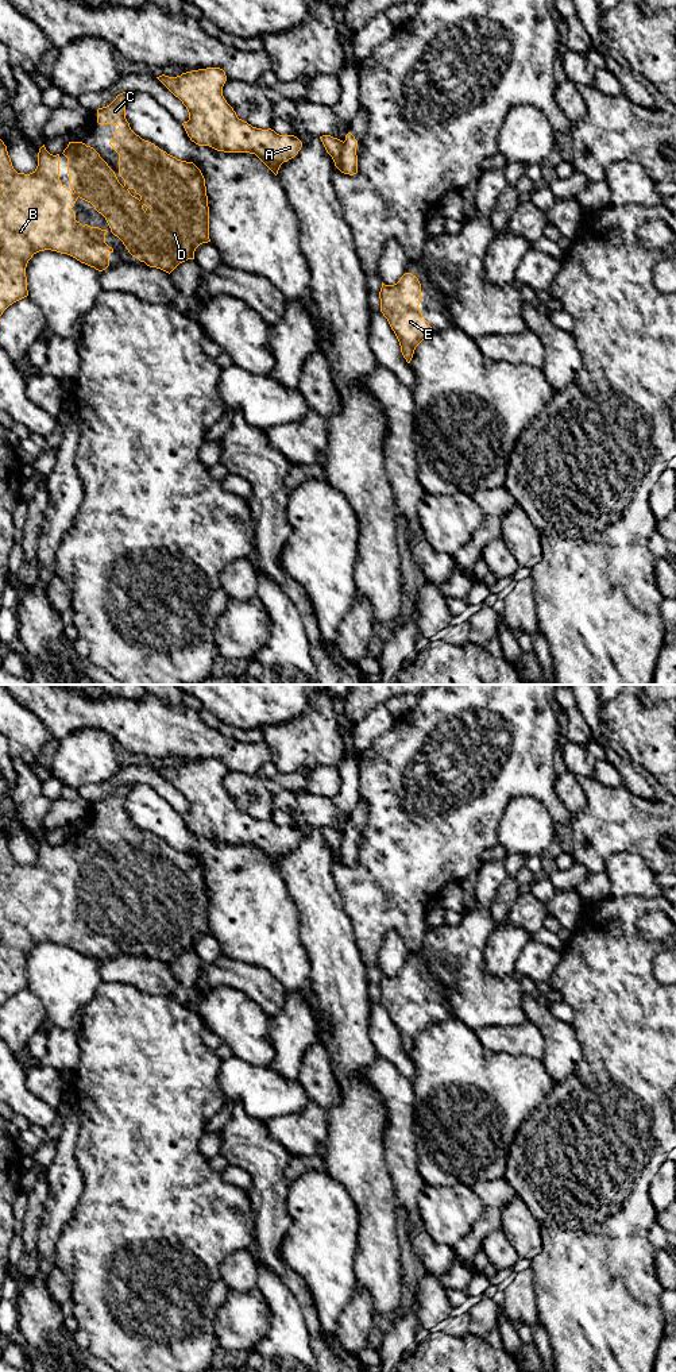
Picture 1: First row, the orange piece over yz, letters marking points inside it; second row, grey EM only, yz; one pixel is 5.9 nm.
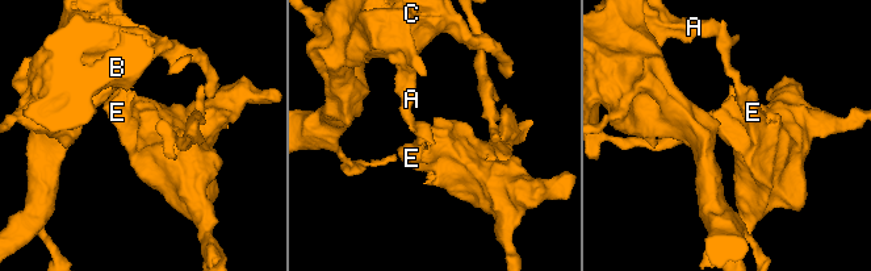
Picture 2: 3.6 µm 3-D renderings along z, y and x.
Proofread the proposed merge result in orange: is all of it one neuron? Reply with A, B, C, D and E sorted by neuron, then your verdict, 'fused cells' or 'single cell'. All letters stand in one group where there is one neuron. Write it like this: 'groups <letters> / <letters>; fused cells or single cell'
groups A B C D / E; fused cells

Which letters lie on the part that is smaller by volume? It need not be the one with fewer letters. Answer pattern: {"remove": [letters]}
{"remove": ["E"]}

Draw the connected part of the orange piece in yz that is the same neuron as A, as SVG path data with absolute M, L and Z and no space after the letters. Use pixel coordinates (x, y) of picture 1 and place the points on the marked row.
M220 68L157 78L186 107L189 120L182 126L198 146L255 154L275 176L281 165L294 158L302 147L294 135L279 135L271 128L256 128L239 119L223 96L227 76Z

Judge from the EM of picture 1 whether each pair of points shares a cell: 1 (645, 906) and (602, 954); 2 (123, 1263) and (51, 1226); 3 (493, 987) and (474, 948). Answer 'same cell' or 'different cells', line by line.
1: same cell
2: different cells
3: same cell

